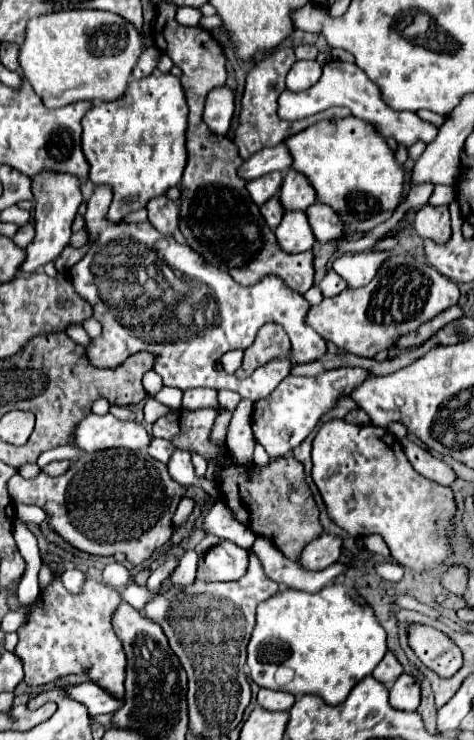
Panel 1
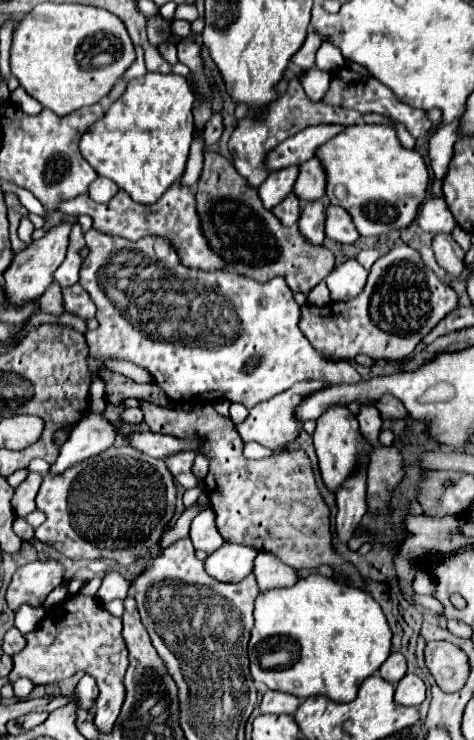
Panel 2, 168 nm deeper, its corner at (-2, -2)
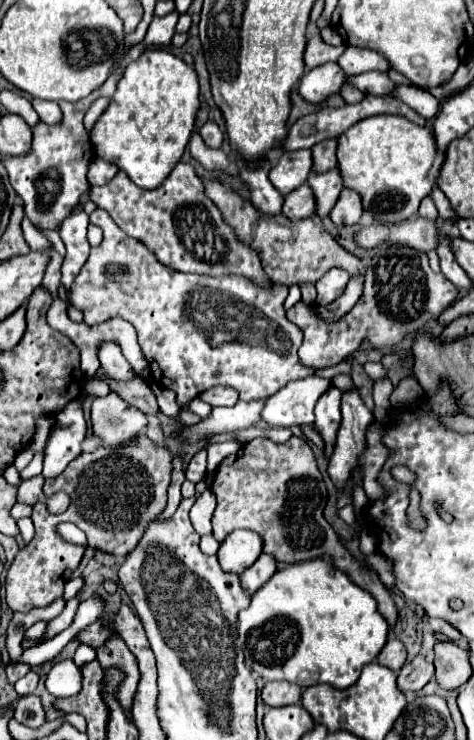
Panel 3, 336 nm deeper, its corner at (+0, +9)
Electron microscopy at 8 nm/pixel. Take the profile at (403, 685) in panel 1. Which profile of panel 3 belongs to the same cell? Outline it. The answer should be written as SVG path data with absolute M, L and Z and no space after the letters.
M418 654L414 660L406 662L398 672L398 686L402 688L402 692L420 692L432 676L434 664L428 662L422 654Z

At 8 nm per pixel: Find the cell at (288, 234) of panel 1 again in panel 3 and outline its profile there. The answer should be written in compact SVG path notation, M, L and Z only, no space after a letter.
M334 168L334 170L328 170L328 172L312 172L308 176L308 184L310 188L314 190L314 196L316 196L316 204L318 204L318 218L324 218L330 214L332 206L336 204L344 184L342 184L342 176L340 176L340 170Z

